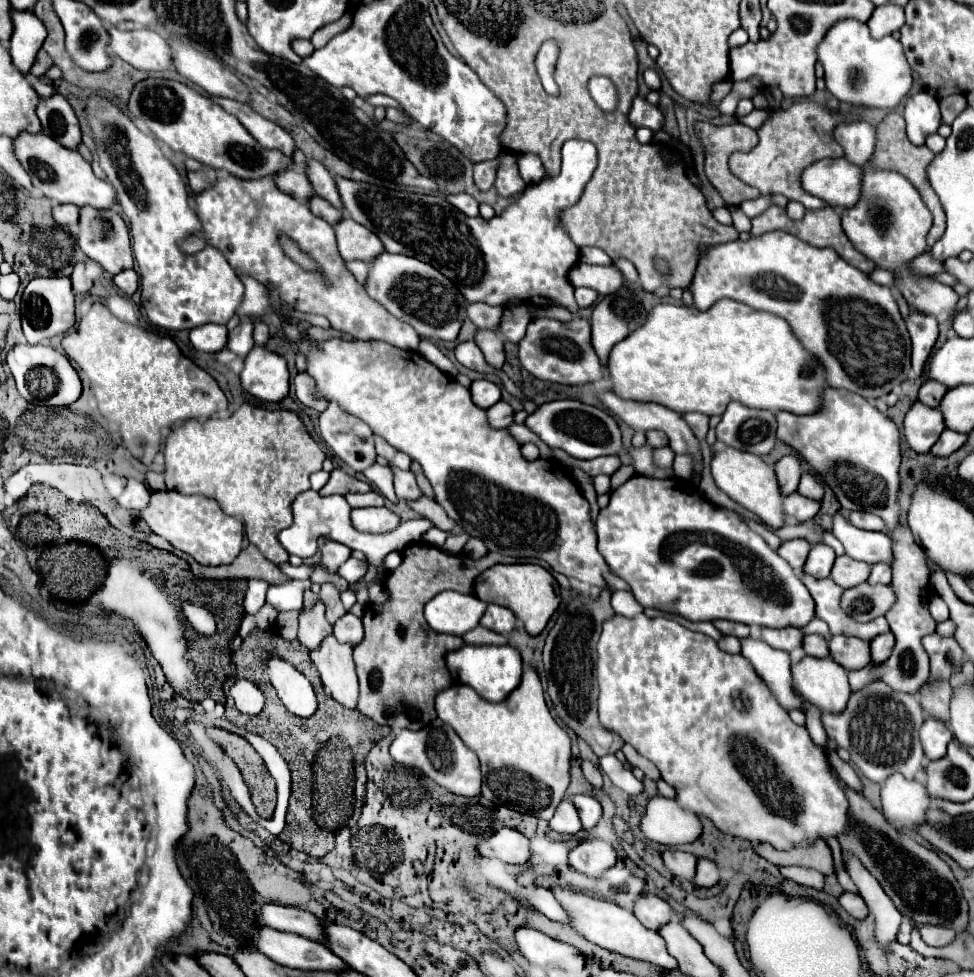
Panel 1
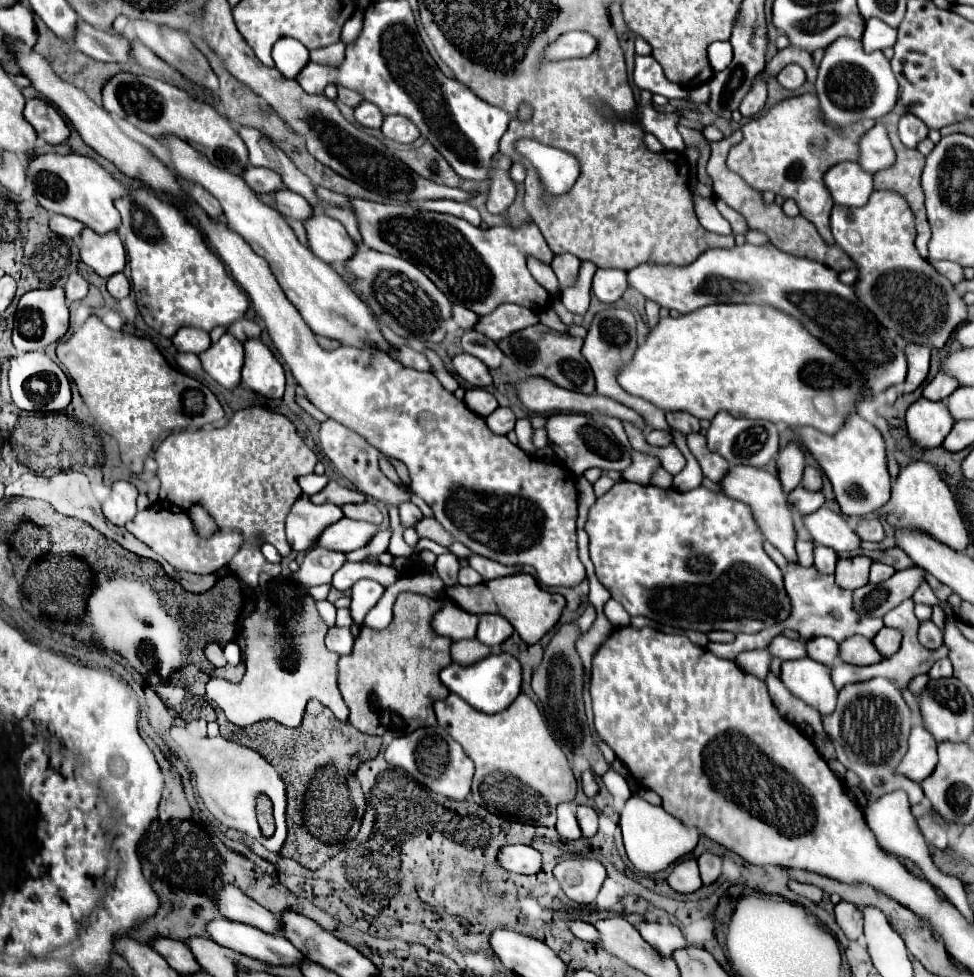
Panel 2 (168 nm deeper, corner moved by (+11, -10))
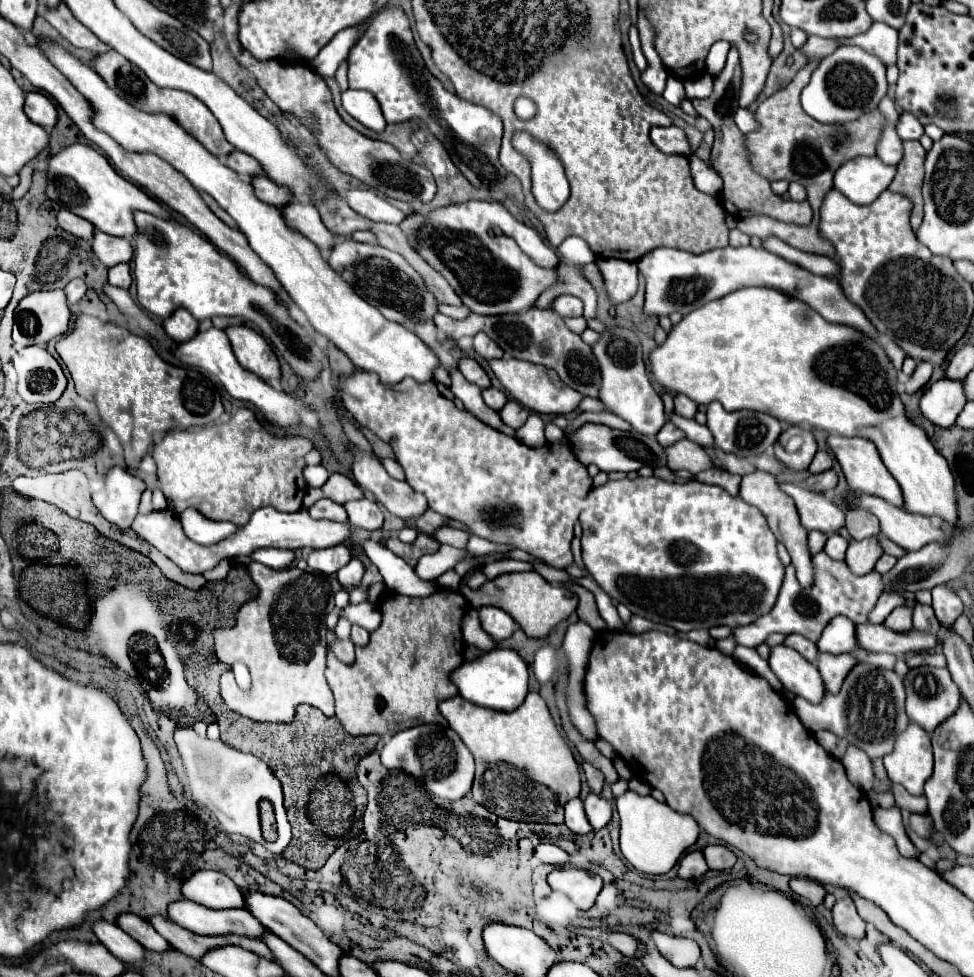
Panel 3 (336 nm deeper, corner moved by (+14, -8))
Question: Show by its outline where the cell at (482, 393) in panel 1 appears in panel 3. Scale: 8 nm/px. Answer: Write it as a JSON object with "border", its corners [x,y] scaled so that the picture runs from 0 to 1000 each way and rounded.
{"border":[[[499,397],[499,399],[495,399],[495,407],[497,407],[497,411],[499,411],[505,420],[515,420],[517,414],[522,411],[520,403],[517,403],[515,399],[511,399],[511,397]]]}

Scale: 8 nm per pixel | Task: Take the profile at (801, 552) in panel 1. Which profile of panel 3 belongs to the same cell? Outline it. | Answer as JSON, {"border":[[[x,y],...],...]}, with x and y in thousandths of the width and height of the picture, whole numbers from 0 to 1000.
{"border":[[[834,542],[834,545],[830,547],[830,559],[832,559],[832,565],[834,565],[834,567],[840,567],[840,565],[846,561],[848,553],[850,553],[850,549],[848,549],[846,545]]]}

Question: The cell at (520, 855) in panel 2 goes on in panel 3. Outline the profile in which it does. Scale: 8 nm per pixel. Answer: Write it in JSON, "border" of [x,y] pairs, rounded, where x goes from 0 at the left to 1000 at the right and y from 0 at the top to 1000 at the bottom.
{"border":[[[554,864],[548,872],[548,876],[554,880],[554,882],[561,882],[561,884],[569,884],[569,886],[579,886],[585,882],[585,874],[579,872],[577,868],[569,866],[569,864]]]}

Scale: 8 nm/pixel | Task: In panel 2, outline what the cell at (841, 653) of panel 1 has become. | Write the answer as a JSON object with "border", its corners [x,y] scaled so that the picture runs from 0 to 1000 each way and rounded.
{"border":[[[870,653],[861,659],[861,673],[876,682],[892,682],[907,676],[892,653]]]}

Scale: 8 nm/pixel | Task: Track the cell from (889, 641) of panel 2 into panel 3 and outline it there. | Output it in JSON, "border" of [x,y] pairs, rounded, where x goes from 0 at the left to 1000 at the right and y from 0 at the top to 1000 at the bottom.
{"border":[[[922,620],[918,626],[910,633],[910,641],[918,643],[920,647],[930,647],[936,643],[936,622],[934,620]]]}

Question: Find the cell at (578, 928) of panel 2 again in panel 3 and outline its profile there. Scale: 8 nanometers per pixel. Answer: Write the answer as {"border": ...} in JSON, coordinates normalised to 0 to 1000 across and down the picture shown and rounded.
{"border":[[[628,954],[624,958],[624,966],[634,970],[634,974],[639,974],[643,979],[655,979],[655,972],[657,972],[655,962],[645,958],[645,956],[639,956],[639,954]]]}

